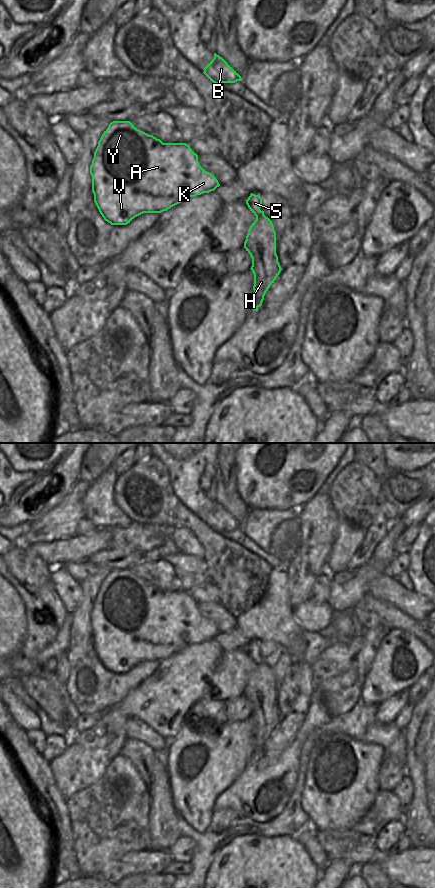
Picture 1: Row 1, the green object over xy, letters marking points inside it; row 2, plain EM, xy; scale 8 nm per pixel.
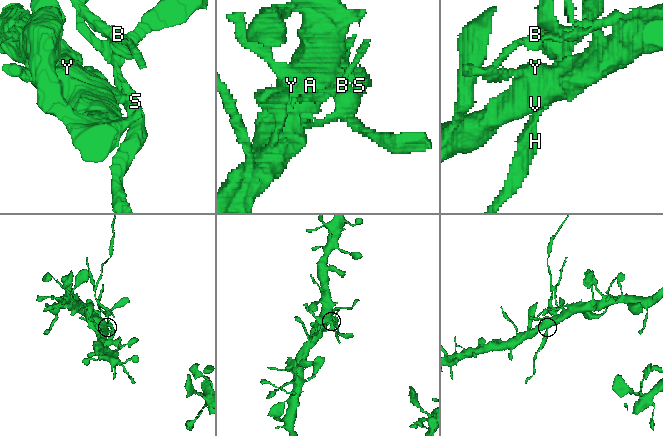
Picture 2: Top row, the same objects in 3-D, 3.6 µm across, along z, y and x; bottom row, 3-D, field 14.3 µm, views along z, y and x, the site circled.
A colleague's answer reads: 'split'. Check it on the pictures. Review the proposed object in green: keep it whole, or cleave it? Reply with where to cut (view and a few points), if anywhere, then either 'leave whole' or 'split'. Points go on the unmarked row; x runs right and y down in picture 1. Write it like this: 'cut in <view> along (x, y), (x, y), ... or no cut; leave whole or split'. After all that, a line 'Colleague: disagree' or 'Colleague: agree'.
cut in xy along (263, 662), (256, 665); split
Colleague: agree

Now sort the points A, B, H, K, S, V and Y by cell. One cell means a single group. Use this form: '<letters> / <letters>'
A K S V Y / B H

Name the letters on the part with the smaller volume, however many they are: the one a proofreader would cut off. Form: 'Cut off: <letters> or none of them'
Cut off: B, H

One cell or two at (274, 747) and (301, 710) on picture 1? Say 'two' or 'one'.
one

